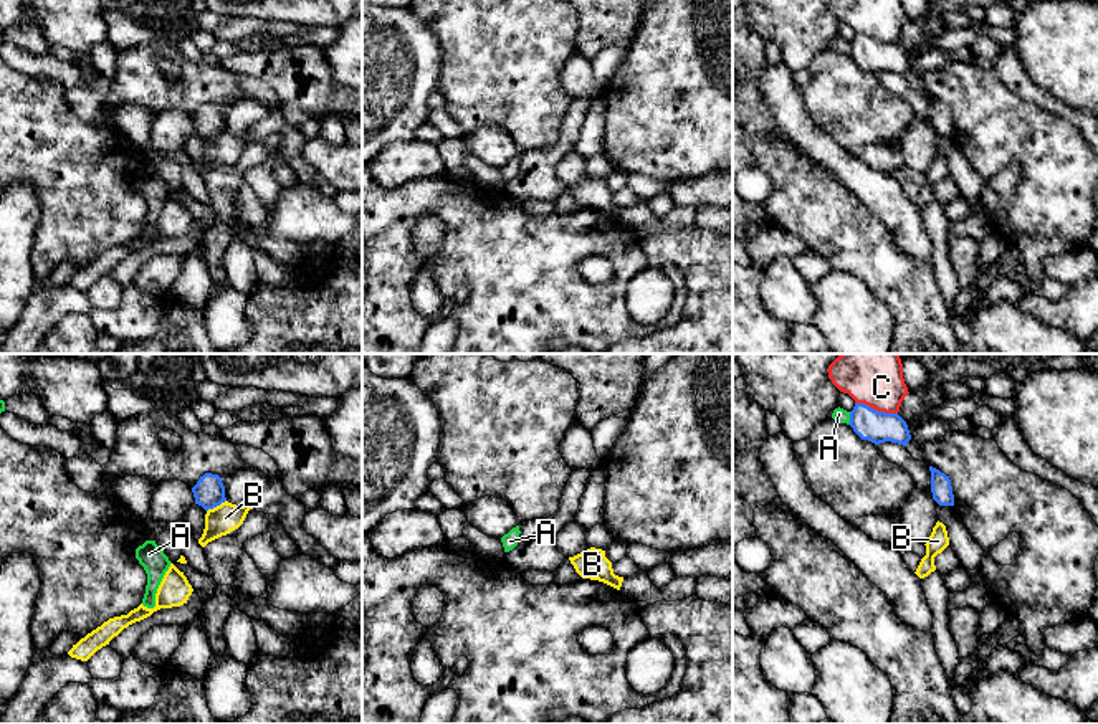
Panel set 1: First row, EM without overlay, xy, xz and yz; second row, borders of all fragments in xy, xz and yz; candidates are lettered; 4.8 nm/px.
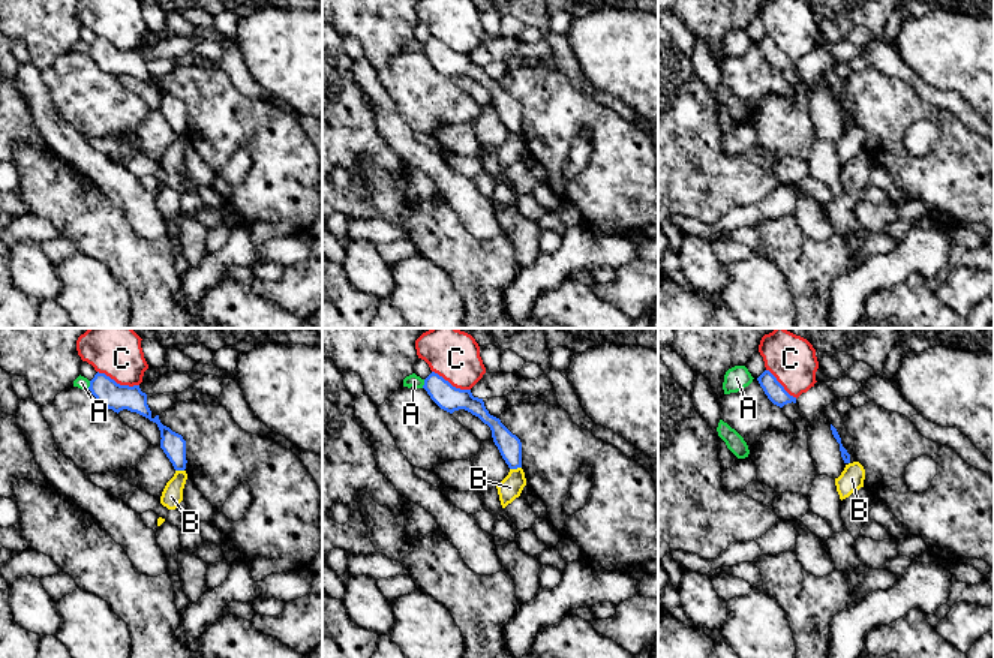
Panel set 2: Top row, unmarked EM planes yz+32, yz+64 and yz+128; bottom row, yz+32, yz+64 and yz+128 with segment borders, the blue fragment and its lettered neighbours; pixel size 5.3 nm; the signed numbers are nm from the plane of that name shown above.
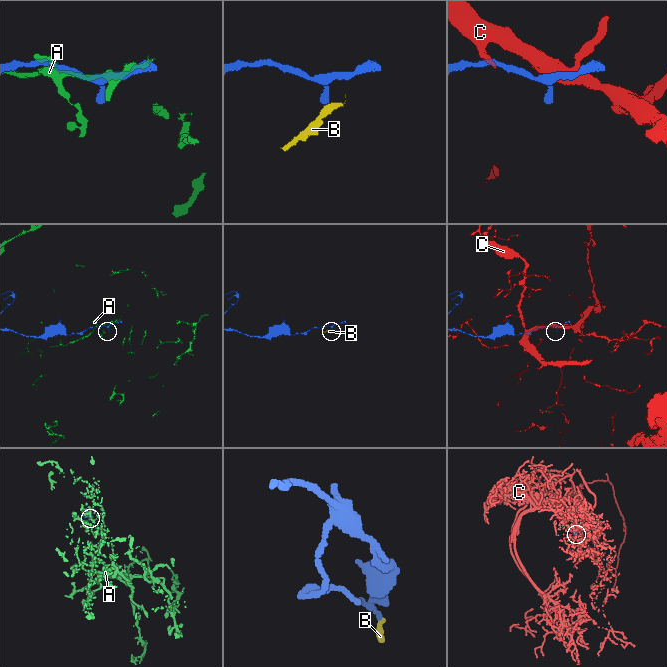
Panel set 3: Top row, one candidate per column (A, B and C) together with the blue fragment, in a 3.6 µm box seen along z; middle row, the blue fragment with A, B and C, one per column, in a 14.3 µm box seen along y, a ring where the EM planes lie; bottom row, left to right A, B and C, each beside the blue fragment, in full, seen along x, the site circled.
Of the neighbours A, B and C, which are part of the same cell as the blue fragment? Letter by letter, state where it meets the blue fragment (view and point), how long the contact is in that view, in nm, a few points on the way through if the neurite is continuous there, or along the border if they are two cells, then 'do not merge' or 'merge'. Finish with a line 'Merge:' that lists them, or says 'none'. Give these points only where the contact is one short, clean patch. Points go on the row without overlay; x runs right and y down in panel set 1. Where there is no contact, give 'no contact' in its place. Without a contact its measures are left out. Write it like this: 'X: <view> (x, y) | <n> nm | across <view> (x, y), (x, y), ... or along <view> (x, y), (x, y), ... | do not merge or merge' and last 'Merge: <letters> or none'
A: yz (850, 48) | 70 nm | do not merge
B: xy (215, 136) | 110 nm | along xy (225, 129), (207, 141) | do not merge
C: yz (877, 40) | 220 nm | do not merge
Merge: none

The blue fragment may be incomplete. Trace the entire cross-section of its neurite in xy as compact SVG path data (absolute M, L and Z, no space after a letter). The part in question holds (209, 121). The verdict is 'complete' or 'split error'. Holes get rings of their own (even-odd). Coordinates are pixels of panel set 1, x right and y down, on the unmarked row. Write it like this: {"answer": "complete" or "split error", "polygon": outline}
{"answer": "complete", "polygon": "M212 102L200 106L197 114L192 117L192 122L195 134L202 136L205 141L213 139L227 131L222 107Z"}

